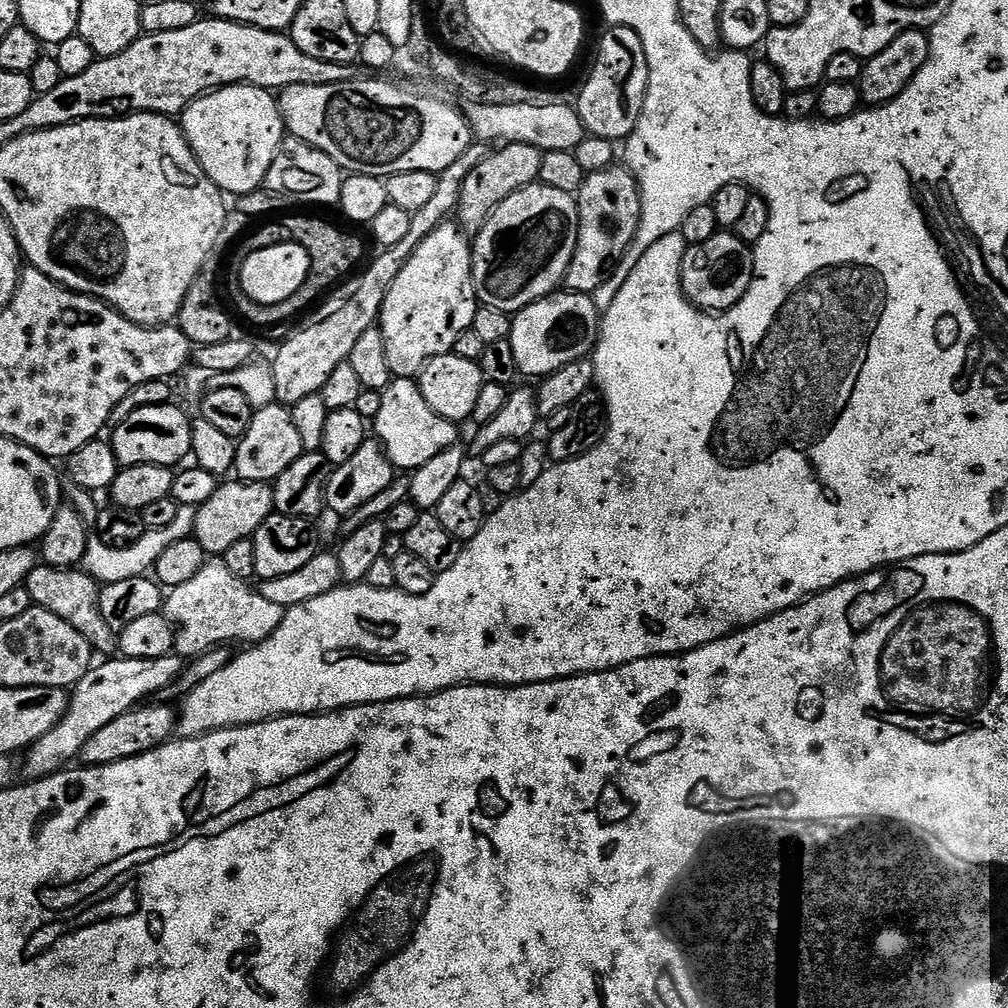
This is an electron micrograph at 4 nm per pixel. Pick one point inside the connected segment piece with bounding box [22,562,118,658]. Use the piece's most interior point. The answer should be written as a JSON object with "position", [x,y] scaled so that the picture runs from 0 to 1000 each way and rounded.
{"position":[70,588]}

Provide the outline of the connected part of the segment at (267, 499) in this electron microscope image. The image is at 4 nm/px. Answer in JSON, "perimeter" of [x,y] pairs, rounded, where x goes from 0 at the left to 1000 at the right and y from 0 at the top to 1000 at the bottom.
{"perimeter":[[[231,475],[231,480],[219,479],[209,492],[208,498],[194,505],[194,523],[192,534],[207,553],[221,553],[232,538],[240,538],[253,533],[254,528],[272,510],[272,490],[270,480],[260,478],[243,478]]]}

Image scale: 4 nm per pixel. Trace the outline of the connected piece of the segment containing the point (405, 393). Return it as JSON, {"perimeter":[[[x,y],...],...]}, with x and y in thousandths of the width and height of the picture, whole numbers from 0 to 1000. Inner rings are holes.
{"perimeter":[[[393,375],[379,389],[379,407],[373,409],[371,418],[372,436],[376,437],[385,451],[390,465],[412,466],[423,462],[427,454],[438,450],[446,441],[453,439],[453,422],[427,407],[427,399],[419,395],[417,382],[409,375]]]}

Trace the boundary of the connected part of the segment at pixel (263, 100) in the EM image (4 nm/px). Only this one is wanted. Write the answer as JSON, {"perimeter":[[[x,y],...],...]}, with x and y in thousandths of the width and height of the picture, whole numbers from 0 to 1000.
{"perimeter":[[[230,83],[226,87],[215,87],[209,91],[202,92],[201,95],[197,95],[192,102],[188,103],[187,106],[183,108],[181,114],[178,116],[177,122],[179,126],[183,128],[183,136],[186,137],[191,153],[193,153],[196,157],[196,161],[200,165],[200,169],[214,184],[217,185],[219,190],[223,192],[229,192],[229,190],[231,190],[230,194],[234,196],[244,193],[246,190],[251,190],[261,184],[264,173],[268,169],[268,165],[276,153],[278,142],[280,142],[280,140],[284,137],[282,118],[278,116],[278,104],[275,96],[271,94],[267,88],[253,87],[250,83]]]}

